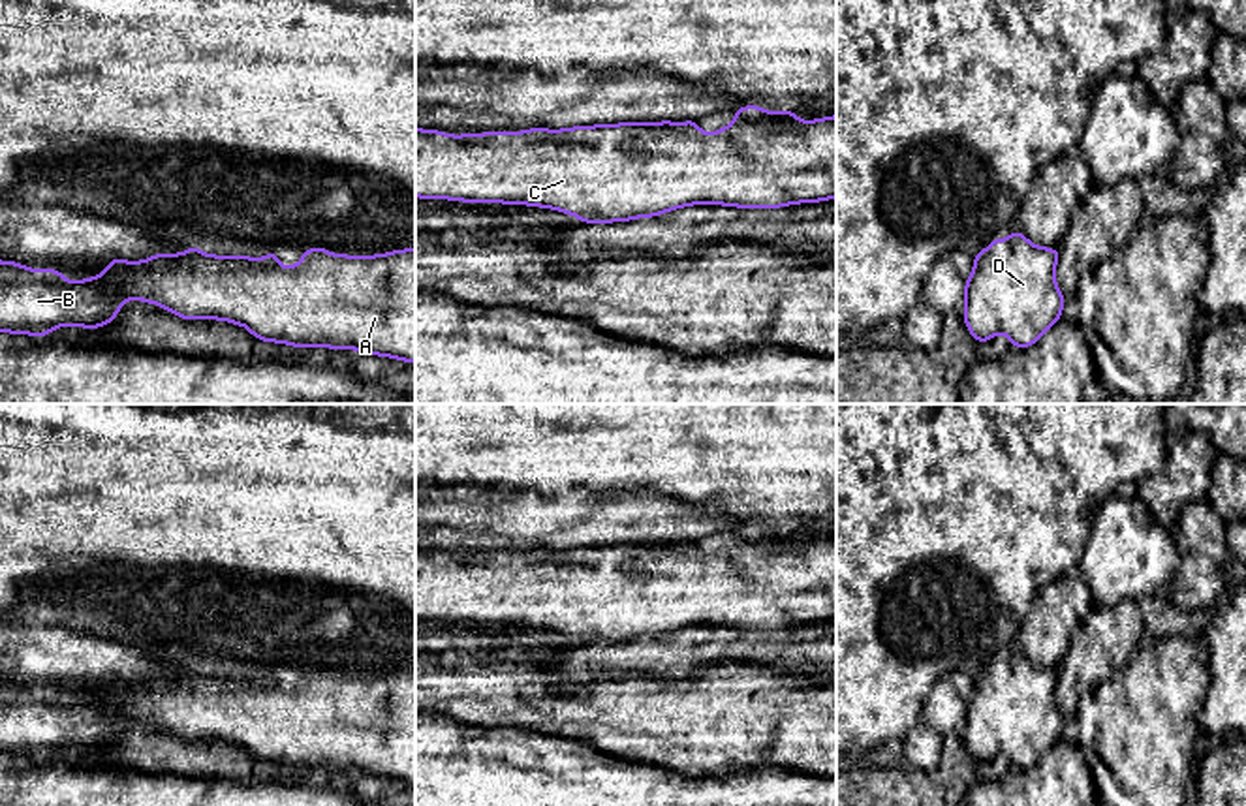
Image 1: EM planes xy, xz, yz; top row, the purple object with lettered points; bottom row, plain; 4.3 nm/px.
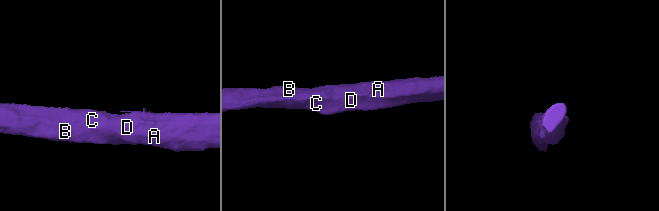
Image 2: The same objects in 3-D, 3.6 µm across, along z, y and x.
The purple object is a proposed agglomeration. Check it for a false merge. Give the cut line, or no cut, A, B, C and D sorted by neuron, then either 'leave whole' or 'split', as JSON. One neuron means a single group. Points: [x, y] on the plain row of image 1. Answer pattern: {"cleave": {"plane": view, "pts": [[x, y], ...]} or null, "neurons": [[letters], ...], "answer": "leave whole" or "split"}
{"cleave": null, "neurons": [["A", "B", "C", "D"]], "answer": "leave whole"}

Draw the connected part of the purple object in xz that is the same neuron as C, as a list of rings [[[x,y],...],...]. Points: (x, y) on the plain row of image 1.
[[[757,526],[731,530],[737,539],[720,552],[707,554],[697,541],[624,543],[566,550],[489,552],[449,556],[415,549],[415,618],[466,624],[507,624],[554,629],[584,644],[628,643],[660,637],[688,626],[778,629],[836,618],[836,535],[801,543],[795,530],[765,532]]]

